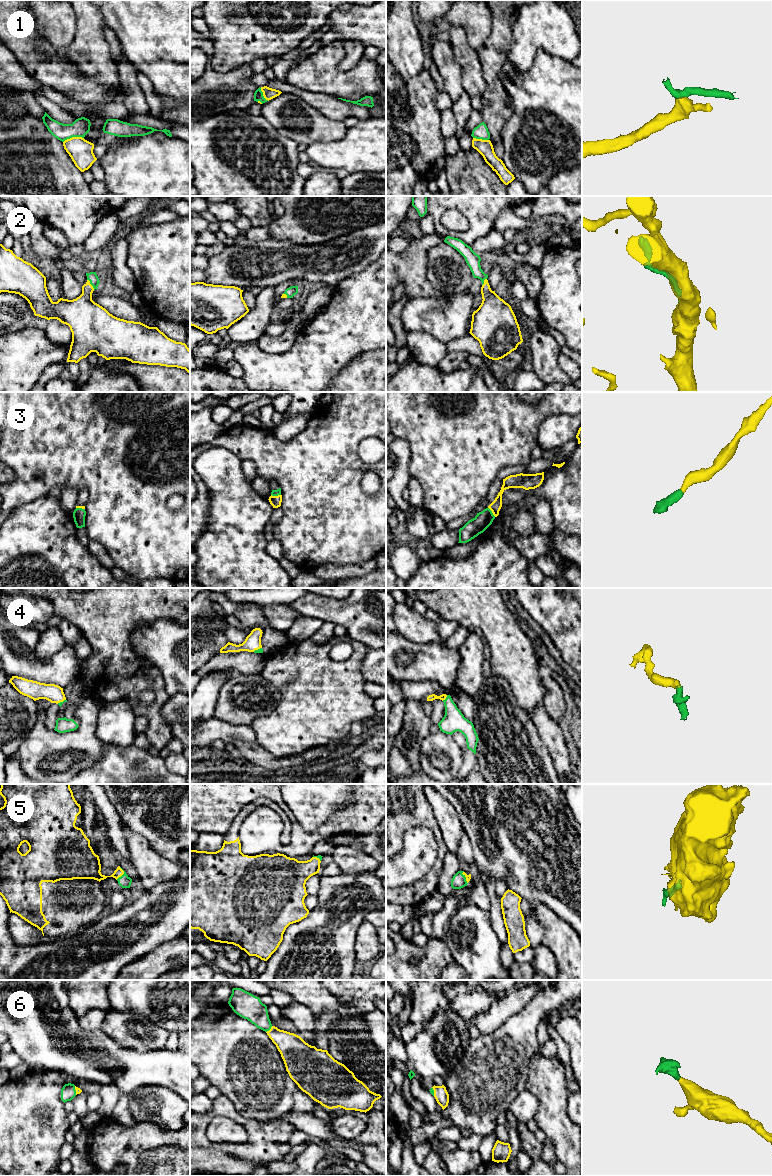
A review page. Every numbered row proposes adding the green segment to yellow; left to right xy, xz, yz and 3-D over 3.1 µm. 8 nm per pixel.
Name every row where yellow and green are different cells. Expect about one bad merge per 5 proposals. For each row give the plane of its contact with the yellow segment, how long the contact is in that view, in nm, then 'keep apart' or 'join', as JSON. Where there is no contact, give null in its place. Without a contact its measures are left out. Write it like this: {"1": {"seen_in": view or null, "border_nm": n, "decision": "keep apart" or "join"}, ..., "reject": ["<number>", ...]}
{"1": {"seen_in": "xy", "border_nm": 170, "decision": "keep apart"}, "2": {"seen_in": "xy", "border_nm": 110, "decision": "join"}, "3": {"seen_in": "xz", "border_nm": 80, "decision": "join"}, "4": {"seen_in": "yz", "border_nm": 60, "decision": "join"}, "5": {"seen_in": "xy", "border_nm": 110, "decision": "join"}, "6": {"seen_in": "xz", "border_nm": 80, "decision": "join"}, "reject": ["1"]}

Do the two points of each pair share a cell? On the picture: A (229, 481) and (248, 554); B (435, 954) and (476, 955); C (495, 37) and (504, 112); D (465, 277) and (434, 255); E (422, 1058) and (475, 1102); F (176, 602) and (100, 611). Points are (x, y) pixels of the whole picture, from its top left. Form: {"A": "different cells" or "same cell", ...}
{"A": "same cell", "B": "different cells", "C": "same cell", "D": "same cell", "E": "different cells", "F": "same cell"}

